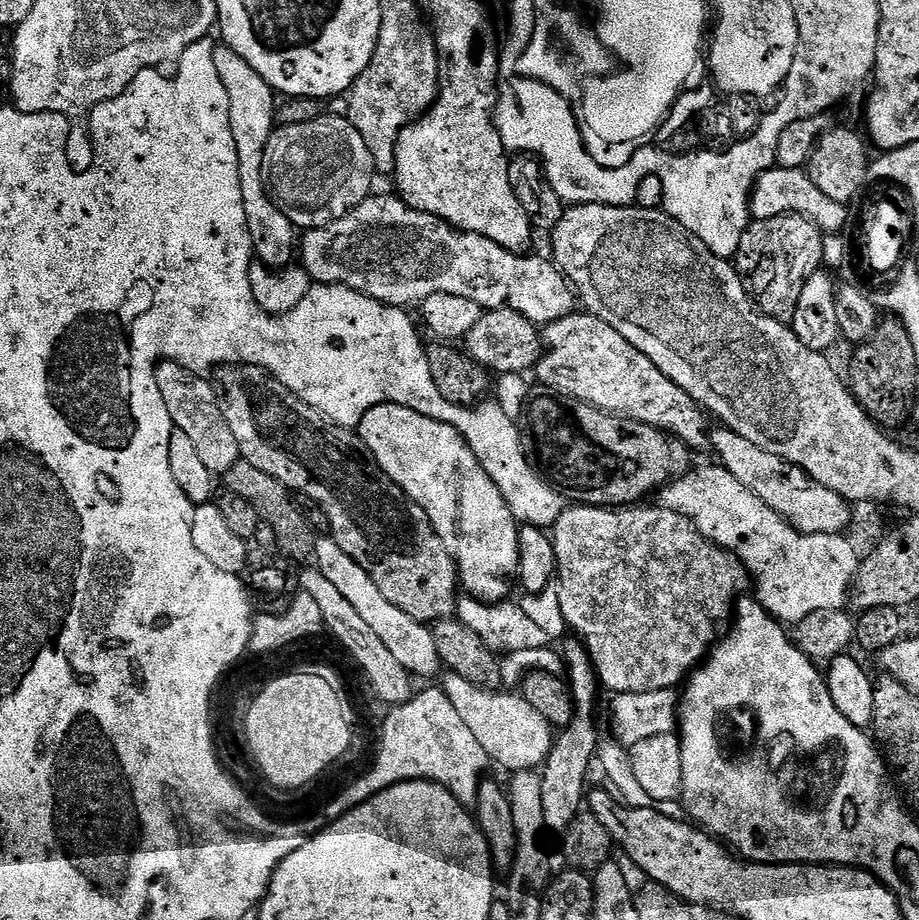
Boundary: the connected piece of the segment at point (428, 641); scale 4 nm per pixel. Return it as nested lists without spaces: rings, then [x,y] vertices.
[[[321,537],[316,544],[316,566],[354,605],[357,612],[366,623],[374,629],[382,642],[389,648],[401,666],[415,677],[432,678],[444,668],[443,660],[438,652],[437,642],[434,641],[432,628],[421,620],[416,620],[394,606],[392,602],[378,588],[377,583],[369,576],[367,570],[346,554],[336,542],[335,537]]]

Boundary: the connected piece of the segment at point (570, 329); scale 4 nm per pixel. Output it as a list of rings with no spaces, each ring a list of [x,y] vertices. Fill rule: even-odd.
[[[573,314],[547,325],[546,351],[534,369],[534,376],[573,401],[672,433],[692,450],[710,444],[709,417],[690,393],[678,387],[654,361],[633,346],[617,325],[596,314],[580,315]]]

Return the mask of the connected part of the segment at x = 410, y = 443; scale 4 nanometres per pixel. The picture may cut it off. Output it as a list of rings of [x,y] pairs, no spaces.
[[[375,404],[374,410],[364,416],[363,427],[368,428],[368,436],[363,437],[363,442],[379,462],[380,469],[396,481],[396,485],[410,500],[422,506],[422,510],[426,510],[430,522],[444,539],[444,545],[450,550],[450,554],[455,556],[459,583],[463,587],[465,584],[469,588],[468,592],[482,601],[503,601],[508,596],[508,588],[500,576],[506,575],[511,568],[513,571],[518,560],[518,520],[499,486],[490,478],[460,429],[426,414],[418,414],[404,404]]]

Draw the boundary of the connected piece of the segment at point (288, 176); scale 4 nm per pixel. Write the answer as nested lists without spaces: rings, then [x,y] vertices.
[[[325,114],[314,122],[286,124],[275,129],[266,147],[266,176],[269,181],[272,179],[270,192],[275,203],[288,216],[289,222],[297,229],[307,230],[325,228],[328,224],[349,216],[361,202],[373,195],[372,179],[377,178],[378,171],[366,138],[359,133],[347,115]]]

